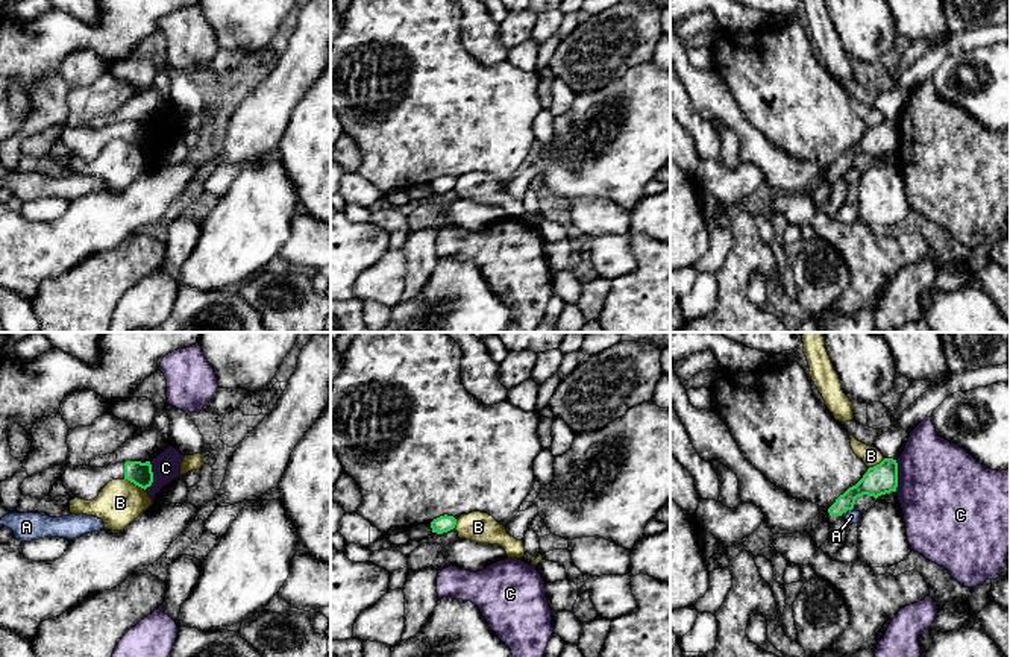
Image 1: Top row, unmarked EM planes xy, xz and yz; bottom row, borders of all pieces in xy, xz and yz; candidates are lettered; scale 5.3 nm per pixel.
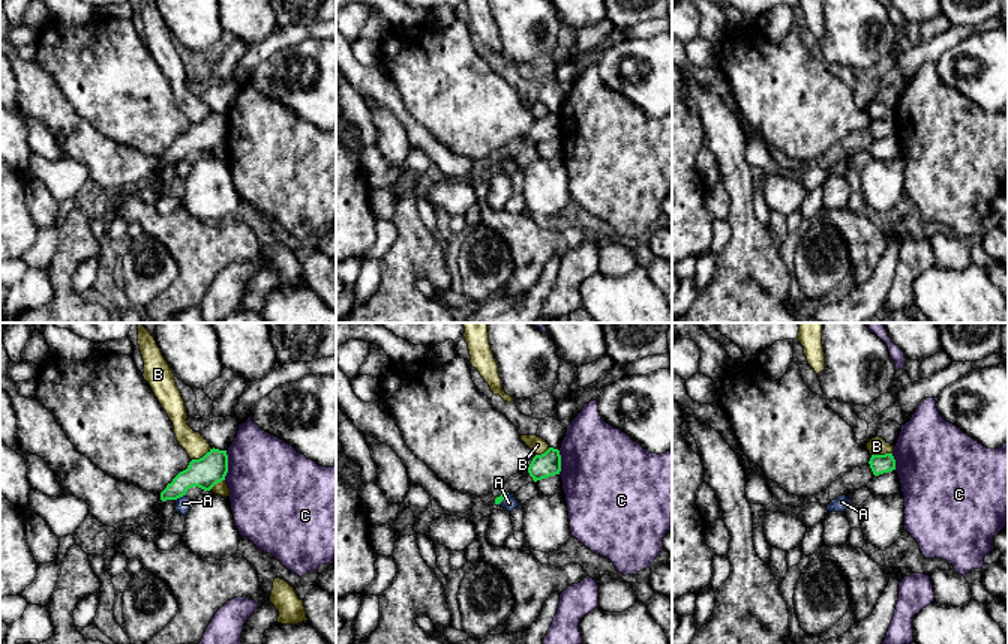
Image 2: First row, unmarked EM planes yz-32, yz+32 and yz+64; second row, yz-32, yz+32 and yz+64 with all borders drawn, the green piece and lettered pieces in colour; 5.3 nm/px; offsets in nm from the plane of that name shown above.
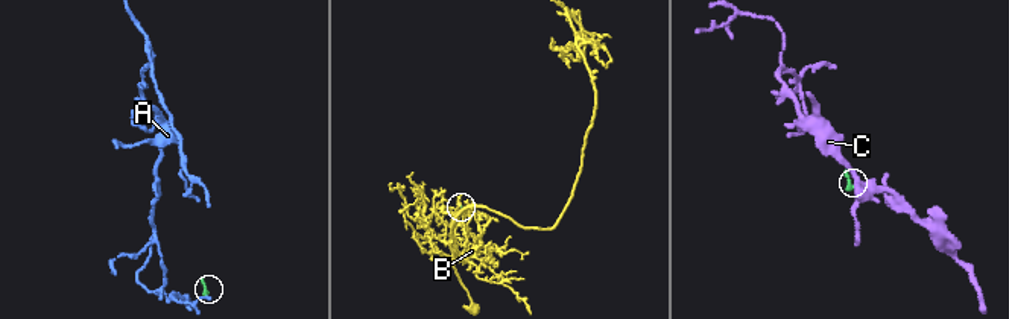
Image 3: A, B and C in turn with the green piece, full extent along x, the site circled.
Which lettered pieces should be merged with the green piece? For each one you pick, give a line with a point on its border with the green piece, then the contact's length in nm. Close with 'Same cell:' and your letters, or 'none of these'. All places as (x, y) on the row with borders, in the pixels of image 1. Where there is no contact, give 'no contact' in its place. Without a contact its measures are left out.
Same cell: none of these

